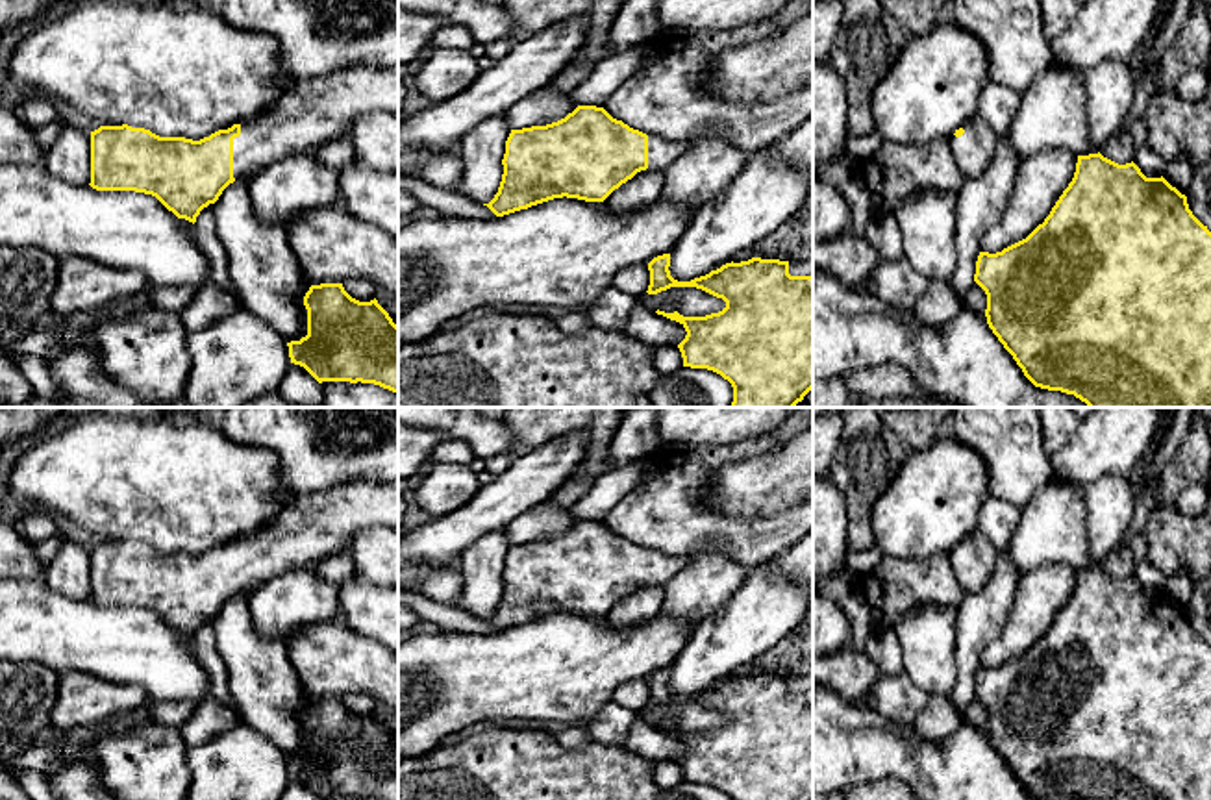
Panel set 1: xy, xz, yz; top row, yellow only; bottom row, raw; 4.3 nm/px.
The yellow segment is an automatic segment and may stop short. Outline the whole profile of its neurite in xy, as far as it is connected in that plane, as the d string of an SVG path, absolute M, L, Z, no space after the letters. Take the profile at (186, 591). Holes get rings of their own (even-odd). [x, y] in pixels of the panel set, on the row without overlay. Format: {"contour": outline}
{"contour": "M356 481L330 491L296 494L285 511L261 530L248 537L233 539L228 544L218 544L200 556L185 552L159 552L150 544L131 543L128 539L100 541L91 546L89 600L96 606L135 606L152 609L178 633L185 633L194 639L200 626L209 619L215 619L222 606L235 594L250 593L257 585L285 570L311 567L320 559L335 556L356 531L378 526L398 530L398 481Z"}

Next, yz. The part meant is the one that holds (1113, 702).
{"contour": "M1098 569L1078 570L1076 587L1068 602L1063 606L1050 630L1039 639L1026 654L1004 663L1002 667L989 669L980 667L976 676L974 696L987 709L987 739L1004 763L1013 770L1017 780L1022 783L1024 791L1033 800L1211 800L1211 646L1204 641L1189 624L1187 611L1181 609L1176 602L1172 602L1163 591L1161 593L1146 593L1141 583L1131 576L1126 580L1118 580L1107 572Z"}

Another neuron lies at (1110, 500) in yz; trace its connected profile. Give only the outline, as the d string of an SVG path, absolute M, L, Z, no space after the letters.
M1104 476L1085 487L1087 543L1094 565L1122 544L1133 519L1133 493L1126 476Z

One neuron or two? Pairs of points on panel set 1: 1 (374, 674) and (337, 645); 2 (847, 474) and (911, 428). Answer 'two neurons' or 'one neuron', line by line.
1: one neuron
2: one neuron

